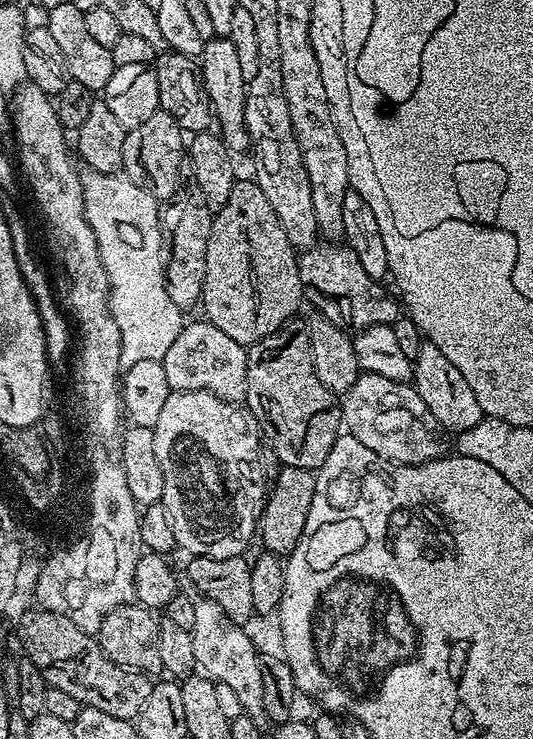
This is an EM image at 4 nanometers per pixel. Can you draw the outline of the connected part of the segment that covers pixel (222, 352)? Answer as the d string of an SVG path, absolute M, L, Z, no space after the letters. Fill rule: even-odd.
M206 318L185 323L178 338L166 350L163 358L166 382L170 382L173 392L209 392L222 400L240 402L246 394L246 366L248 348L234 342L234 338L222 334Z

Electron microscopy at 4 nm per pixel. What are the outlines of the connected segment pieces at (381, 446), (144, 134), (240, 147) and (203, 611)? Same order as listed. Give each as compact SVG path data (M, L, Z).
M365 371L354 386L343 393L341 400L344 401L341 404L339 401L338 415L346 432L348 428L347 435L358 441L361 448L374 450L374 454L389 464L425 464L440 459L445 451L440 441L441 426L434 414L426 410L426 402L418 398L411 383L392 381Z
M158 111L150 114L142 126L127 129L122 146L122 172L134 186L142 186L158 202L167 202L177 195L180 167L186 164L186 136L170 114Z
M212 37L205 41L198 67L201 84L213 113L213 119L223 143L234 154L245 153L251 147L249 132L245 126L246 68L244 58L238 54L231 37Z
M197 595L193 599L192 605L194 606L194 626L192 627L191 635L196 668L213 683L227 684L238 696L243 713L251 717L256 723L263 723L266 717L262 706L262 678L257 662L259 653L257 649L255 650L251 638L244 633L245 629L243 627L233 624L232 620L212 600L207 600L204 596Z

